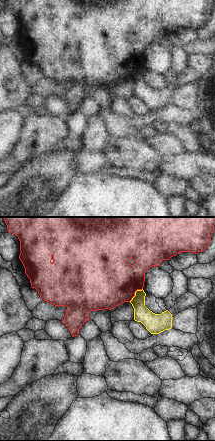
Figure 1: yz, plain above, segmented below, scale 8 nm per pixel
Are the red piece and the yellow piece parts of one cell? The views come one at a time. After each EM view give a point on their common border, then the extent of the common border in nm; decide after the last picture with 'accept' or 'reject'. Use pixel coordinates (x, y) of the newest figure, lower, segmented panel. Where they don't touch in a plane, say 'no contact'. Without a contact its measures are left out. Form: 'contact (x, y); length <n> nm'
contact (134, 293); length 160 nm

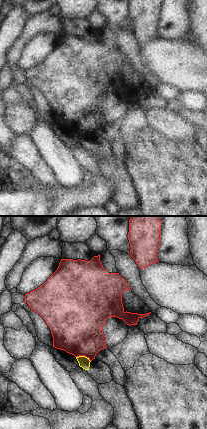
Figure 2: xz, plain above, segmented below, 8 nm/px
contact (83, 355); length 130 nm

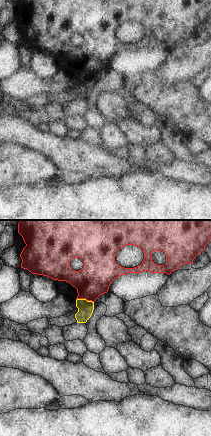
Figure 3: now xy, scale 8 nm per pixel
contact (85, 298); length 150 nm

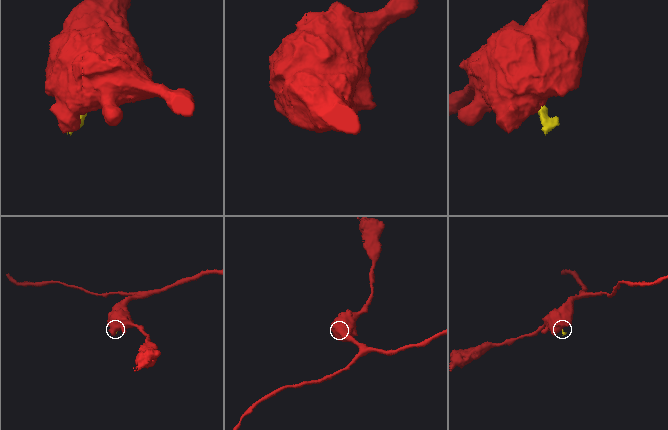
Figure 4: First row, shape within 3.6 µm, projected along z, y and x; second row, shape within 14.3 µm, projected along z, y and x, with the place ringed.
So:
reject

